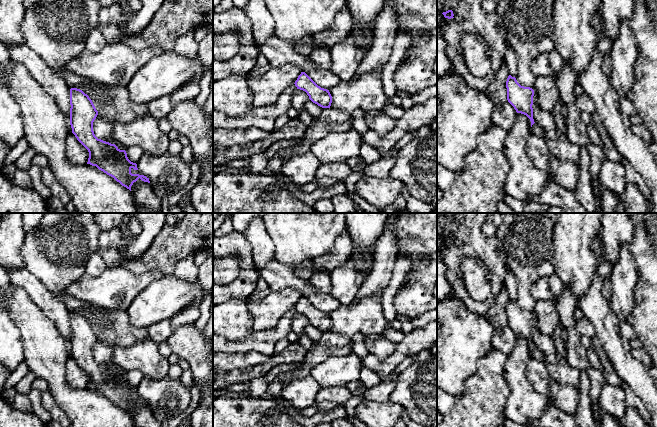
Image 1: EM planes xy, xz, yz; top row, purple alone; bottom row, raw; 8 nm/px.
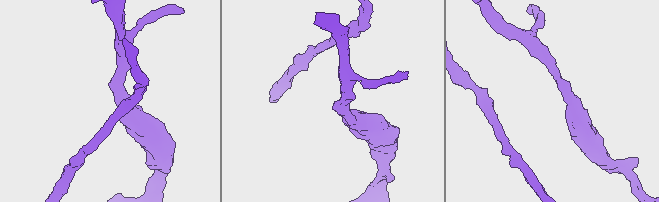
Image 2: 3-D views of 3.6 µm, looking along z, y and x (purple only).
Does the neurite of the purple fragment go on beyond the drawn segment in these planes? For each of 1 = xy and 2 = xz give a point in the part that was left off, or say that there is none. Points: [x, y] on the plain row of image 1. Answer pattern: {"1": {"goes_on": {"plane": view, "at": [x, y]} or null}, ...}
{"1": {"goes_on": null}, "2": {"goes_on": null}}

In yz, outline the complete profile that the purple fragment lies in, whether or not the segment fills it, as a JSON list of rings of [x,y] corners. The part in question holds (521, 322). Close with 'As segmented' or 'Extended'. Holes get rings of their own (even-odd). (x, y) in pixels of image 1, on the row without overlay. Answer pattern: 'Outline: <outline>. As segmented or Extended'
Outline: [[[508,300],[506,305],[507,324],[517,337],[526,339],[531,345],[531,351],[535,347],[533,343],[533,320],[534,314],[530,311],[521,310],[515,301]]]. As segmented

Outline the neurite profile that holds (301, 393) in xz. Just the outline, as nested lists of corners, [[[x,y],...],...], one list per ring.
[[[307,376],[285,384],[281,397],[292,407],[304,410],[315,404],[319,389],[318,383],[311,376]]]

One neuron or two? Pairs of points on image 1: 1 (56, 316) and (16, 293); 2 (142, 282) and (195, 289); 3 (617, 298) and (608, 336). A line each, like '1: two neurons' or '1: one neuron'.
1: two neurons
2: two neurons
3: two neurons

